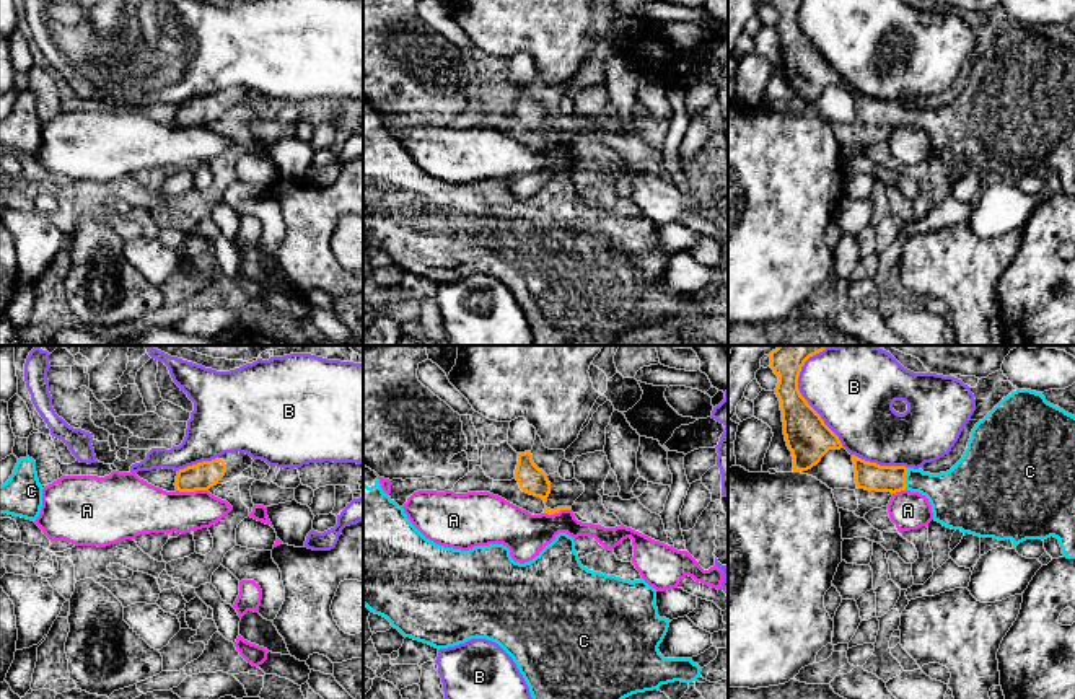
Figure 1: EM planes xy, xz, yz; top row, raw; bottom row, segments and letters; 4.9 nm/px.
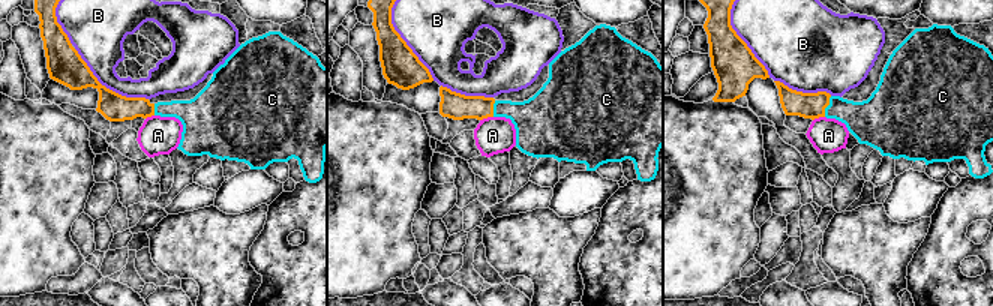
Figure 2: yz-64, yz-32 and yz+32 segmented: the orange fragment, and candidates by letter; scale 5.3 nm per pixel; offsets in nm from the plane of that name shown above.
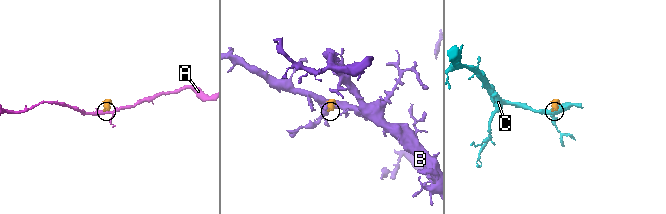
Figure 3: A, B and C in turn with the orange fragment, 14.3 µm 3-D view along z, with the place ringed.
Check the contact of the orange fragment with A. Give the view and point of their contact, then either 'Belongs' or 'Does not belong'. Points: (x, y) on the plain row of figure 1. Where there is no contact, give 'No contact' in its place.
Touches orange at xy (193, 126). Does not belong

